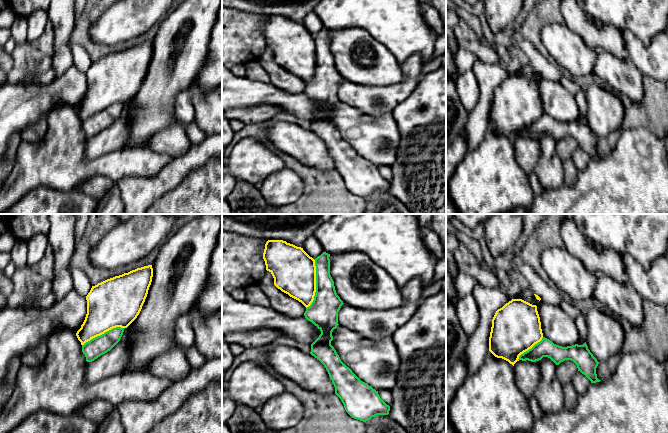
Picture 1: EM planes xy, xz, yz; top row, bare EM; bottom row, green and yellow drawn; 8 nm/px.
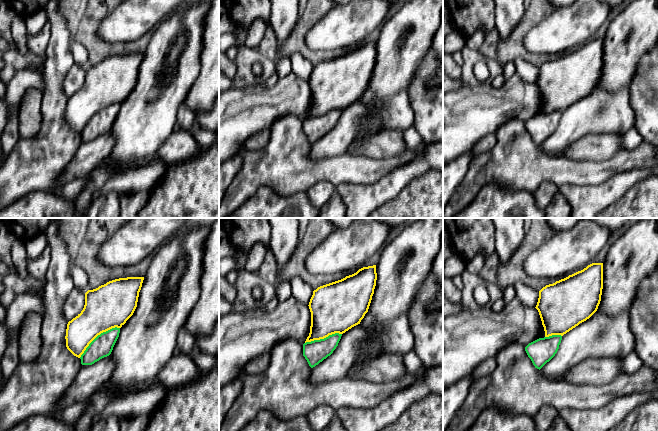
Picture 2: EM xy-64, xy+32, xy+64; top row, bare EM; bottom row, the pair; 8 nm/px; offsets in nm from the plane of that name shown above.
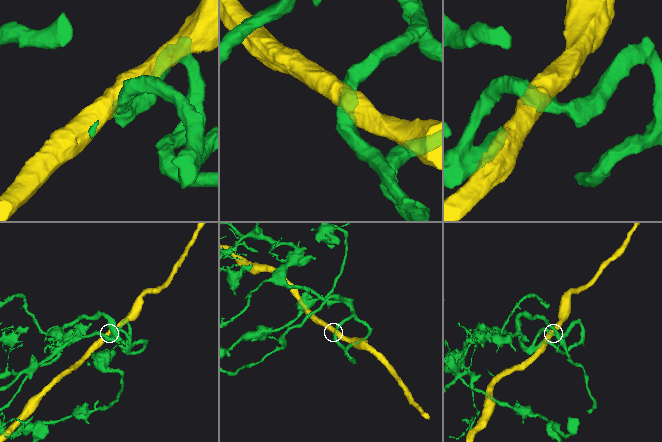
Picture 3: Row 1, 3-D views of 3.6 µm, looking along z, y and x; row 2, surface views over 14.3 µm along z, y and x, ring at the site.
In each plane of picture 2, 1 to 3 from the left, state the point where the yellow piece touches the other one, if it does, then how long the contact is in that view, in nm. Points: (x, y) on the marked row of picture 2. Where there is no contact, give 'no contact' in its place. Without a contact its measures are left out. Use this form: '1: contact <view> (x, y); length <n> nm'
1: contact xy-64 (97, 336); length 400 nm
2: contact xy+32 (324, 338); length 300 nm
3: contact xy+64 (553, 335); length 140 nm

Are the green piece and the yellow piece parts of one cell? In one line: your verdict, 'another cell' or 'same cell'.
another cell

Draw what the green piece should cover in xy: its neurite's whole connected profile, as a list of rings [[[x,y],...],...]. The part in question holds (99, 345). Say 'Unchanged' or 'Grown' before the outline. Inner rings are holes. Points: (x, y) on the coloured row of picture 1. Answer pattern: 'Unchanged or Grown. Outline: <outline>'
Unchanged. Outline: [[[116,327],[82,345],[87,362],[92,362],[110,351],[121,339],[125,328]]]

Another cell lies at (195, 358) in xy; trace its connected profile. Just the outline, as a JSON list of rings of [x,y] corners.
[[[194,346],[184,351],[192,370],[203,366],[207,362],[207,359]]]

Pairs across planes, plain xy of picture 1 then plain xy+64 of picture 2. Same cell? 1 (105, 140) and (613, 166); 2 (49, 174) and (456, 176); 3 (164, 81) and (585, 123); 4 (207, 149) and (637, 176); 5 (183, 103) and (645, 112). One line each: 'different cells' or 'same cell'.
1: different cells
2: different cells
3: different cells
4: same cell
5: different cells

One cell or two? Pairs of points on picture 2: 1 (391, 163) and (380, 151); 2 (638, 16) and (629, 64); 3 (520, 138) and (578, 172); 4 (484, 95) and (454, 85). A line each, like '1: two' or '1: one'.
1: two
2: one
3: one
4: two

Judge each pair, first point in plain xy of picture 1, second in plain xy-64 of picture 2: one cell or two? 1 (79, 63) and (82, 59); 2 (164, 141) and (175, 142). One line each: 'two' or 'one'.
1: one
2: one

